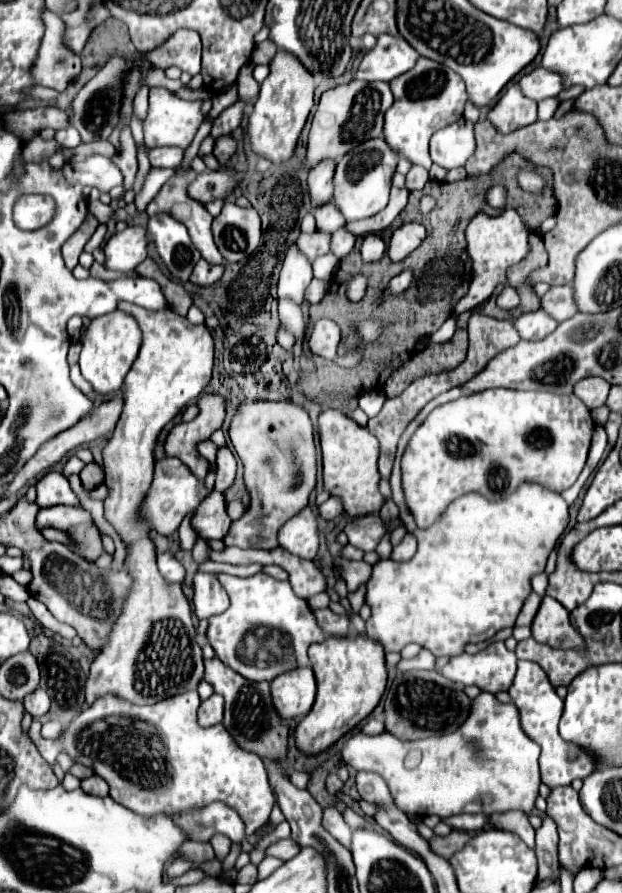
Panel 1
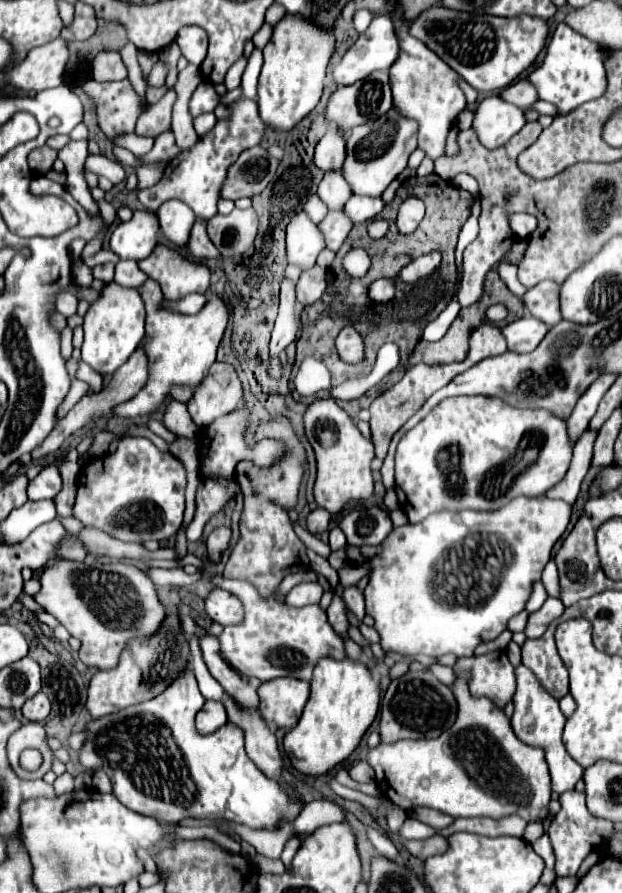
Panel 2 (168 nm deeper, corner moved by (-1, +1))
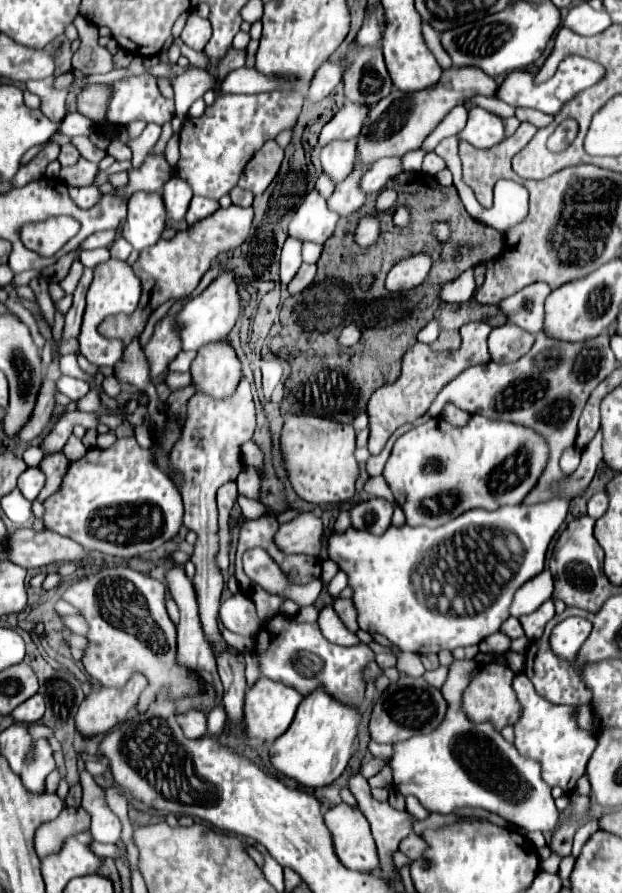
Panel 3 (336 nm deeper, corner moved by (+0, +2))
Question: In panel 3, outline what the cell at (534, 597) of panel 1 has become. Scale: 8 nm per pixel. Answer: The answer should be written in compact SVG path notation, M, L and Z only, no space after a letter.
M510 617L506 623L502 623L502 633L506 633L510 639L516 639L516 637L522 637L524 635L524 629L520 625L520 621L516 617Z

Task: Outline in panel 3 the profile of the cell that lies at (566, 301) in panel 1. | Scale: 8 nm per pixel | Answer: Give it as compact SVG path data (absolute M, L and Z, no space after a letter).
M534 283L504 299L500 309L506 313L510 323L520 325L530 333L538 333L544 329L544 301L550 291L552 289L548 283Z

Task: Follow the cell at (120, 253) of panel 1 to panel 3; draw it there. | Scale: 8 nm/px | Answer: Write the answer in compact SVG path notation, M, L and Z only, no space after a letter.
M136 191L128 201L128 217L122 225L122 237L136 249L152 247L166 227L166 211L158 193Z

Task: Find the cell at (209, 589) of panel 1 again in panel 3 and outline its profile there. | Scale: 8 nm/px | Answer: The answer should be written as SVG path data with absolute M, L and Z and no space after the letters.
M244 593L230 595L228 599L222 601L220 621L226 629L246 635L246 637L254 637L258 629L262 627L262 621L256 615L254 603Z

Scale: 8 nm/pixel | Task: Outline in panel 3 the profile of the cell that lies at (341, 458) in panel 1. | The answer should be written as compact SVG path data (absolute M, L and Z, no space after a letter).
M286 415L282 429L284 467L294 491L308 503L342 503L352 499L360 467L354 457L356 431L352 425L314 415Z

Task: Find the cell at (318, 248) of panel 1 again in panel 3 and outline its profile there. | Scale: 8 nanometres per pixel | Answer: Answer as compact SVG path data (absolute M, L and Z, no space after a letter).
M356 163L354 173L346 181L336 185L332 197L328 199L328 207L334 213L338 213L338 217L342 217L342 219L350 217L352 213L356 213L364 205L362 191L358 189L358 177L362 177L362 173L366 173L366 169L362 169L362 165Z

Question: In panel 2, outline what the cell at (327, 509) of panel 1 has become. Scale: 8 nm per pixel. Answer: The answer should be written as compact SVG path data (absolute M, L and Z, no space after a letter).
M317 508L317 510L313 510L313 512L307 516L305 528L307 528L311 534L321 534L321 532L327 530L329 522L331 522L331 514L329 514L327 510L323 510L323 508Z

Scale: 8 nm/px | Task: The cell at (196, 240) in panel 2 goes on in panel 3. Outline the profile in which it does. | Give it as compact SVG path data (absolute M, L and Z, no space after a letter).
M192 197L192 203L188 207L188 213L186 213L186 223L188 227L192 227L196 221L212 215L214 211L218 211L218 201L210 201L210 199L202 199L202 197Z

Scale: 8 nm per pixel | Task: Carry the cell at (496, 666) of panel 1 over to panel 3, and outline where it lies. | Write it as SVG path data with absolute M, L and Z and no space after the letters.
M498 661L482 665L478 669L478 675L466 687L466 693L464 693L464 699L462 699L466 715L472 721L490 719L498 731L504 725L514 725L514 721L518 719L518 699L516 699L516 693L512 689L512 679L514 679L514 671L510 667L498 663Z

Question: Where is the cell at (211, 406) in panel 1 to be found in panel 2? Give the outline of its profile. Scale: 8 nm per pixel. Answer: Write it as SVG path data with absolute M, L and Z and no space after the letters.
M215 362L209 376L195 386L193 396L187 402L193 422L201 428L215 418L229 414L243 400L243 386L235 368L227 362Z

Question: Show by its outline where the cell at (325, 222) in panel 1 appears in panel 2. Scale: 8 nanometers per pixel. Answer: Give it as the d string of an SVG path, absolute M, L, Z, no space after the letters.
M331 170L331 174L325 174L321 180L317 194L329 206L329 210L339 210L351 198L351 186L347 186L341 170Z

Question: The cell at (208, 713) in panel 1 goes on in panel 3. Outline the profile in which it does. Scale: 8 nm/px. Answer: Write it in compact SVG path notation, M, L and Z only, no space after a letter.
M190 709L188 713L178 715L178 723L182 723L182 731L190 739L202 739L208 735L208 715L204 711Z

